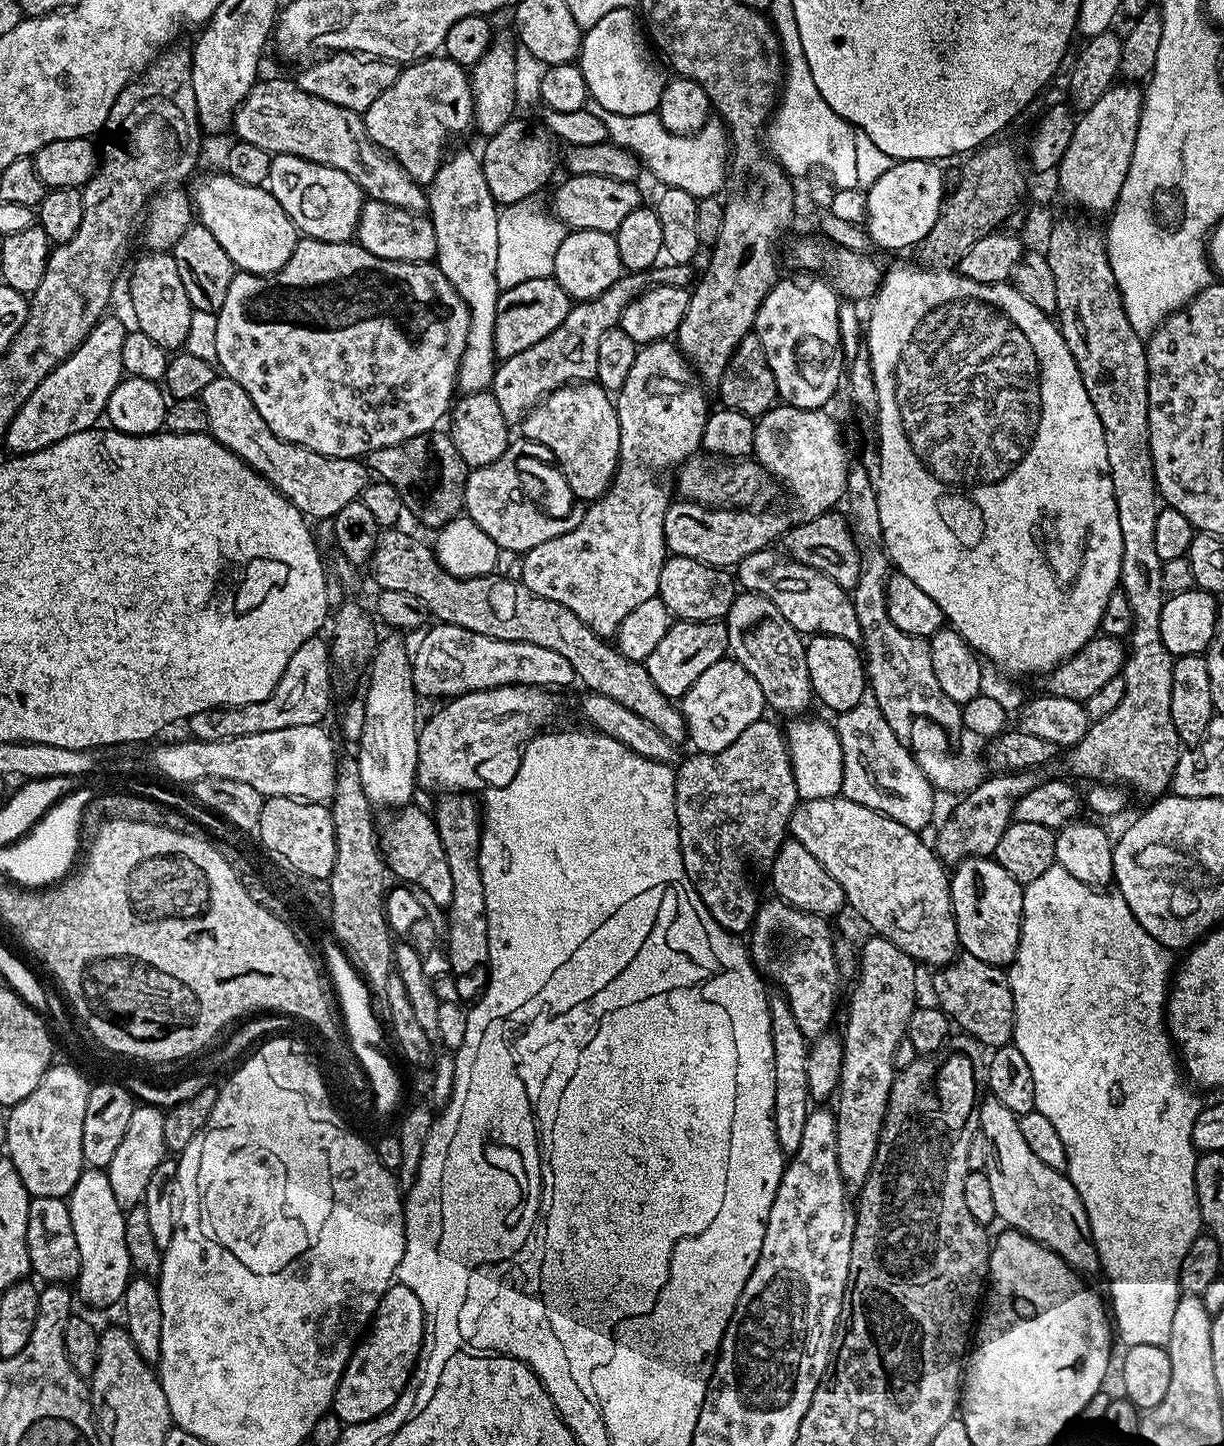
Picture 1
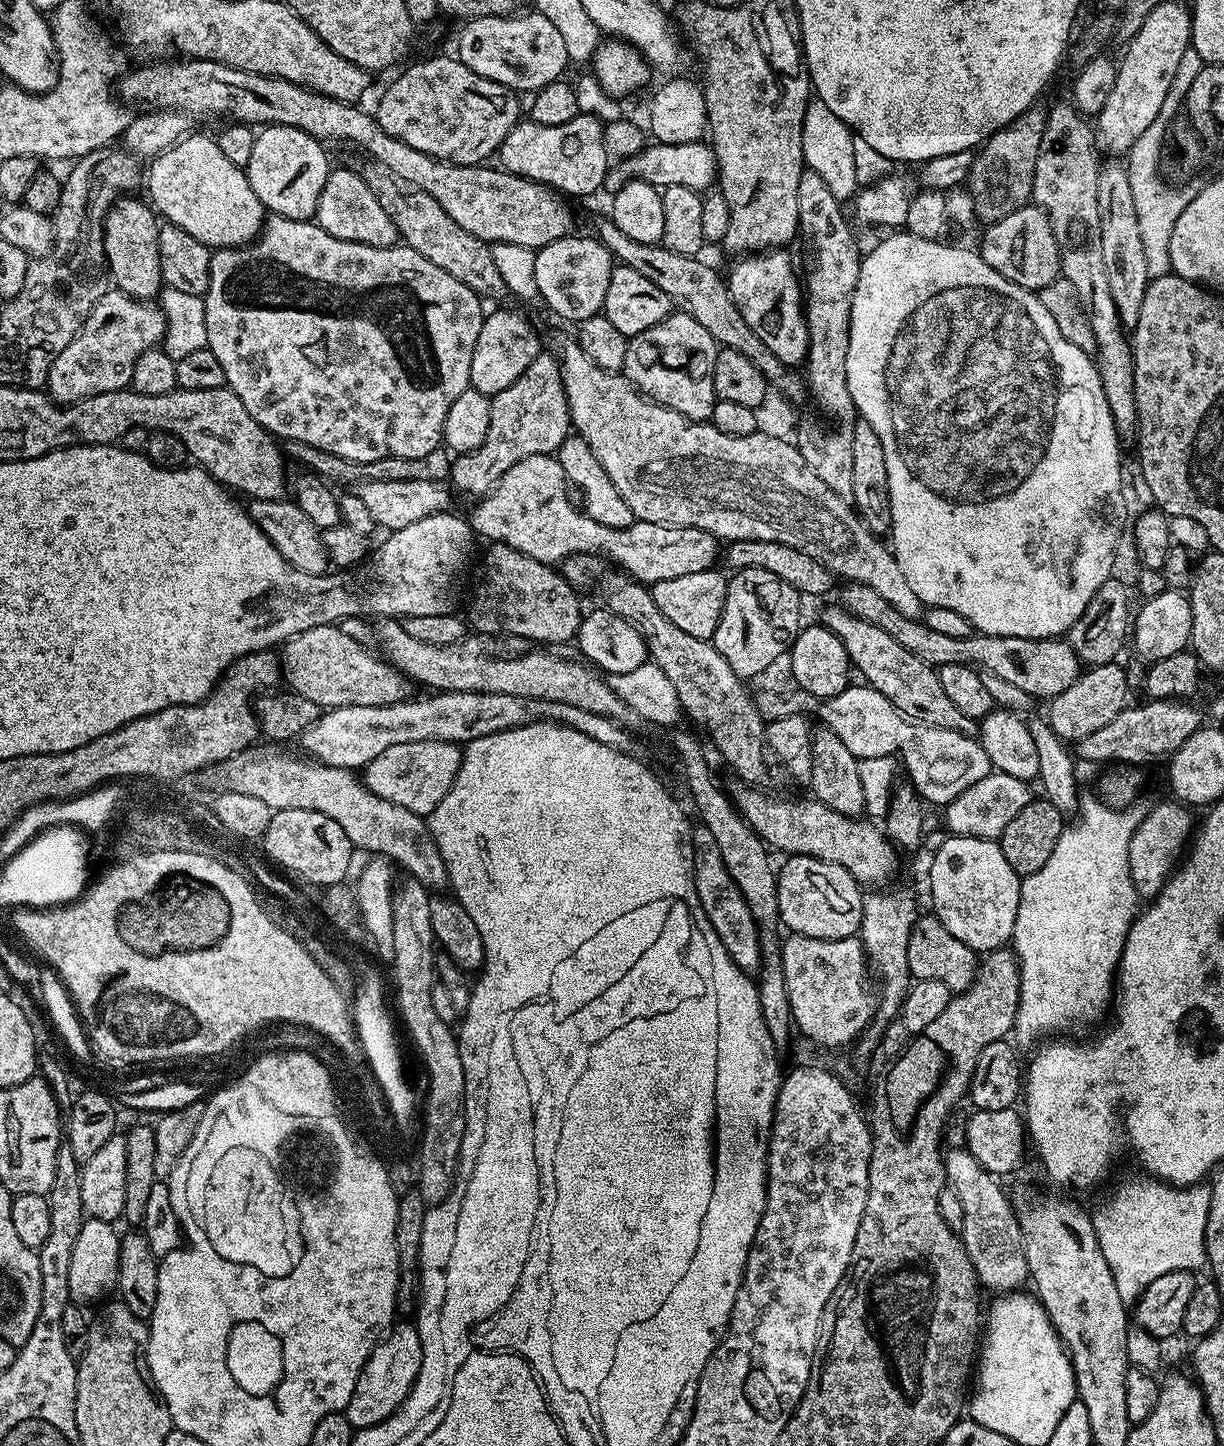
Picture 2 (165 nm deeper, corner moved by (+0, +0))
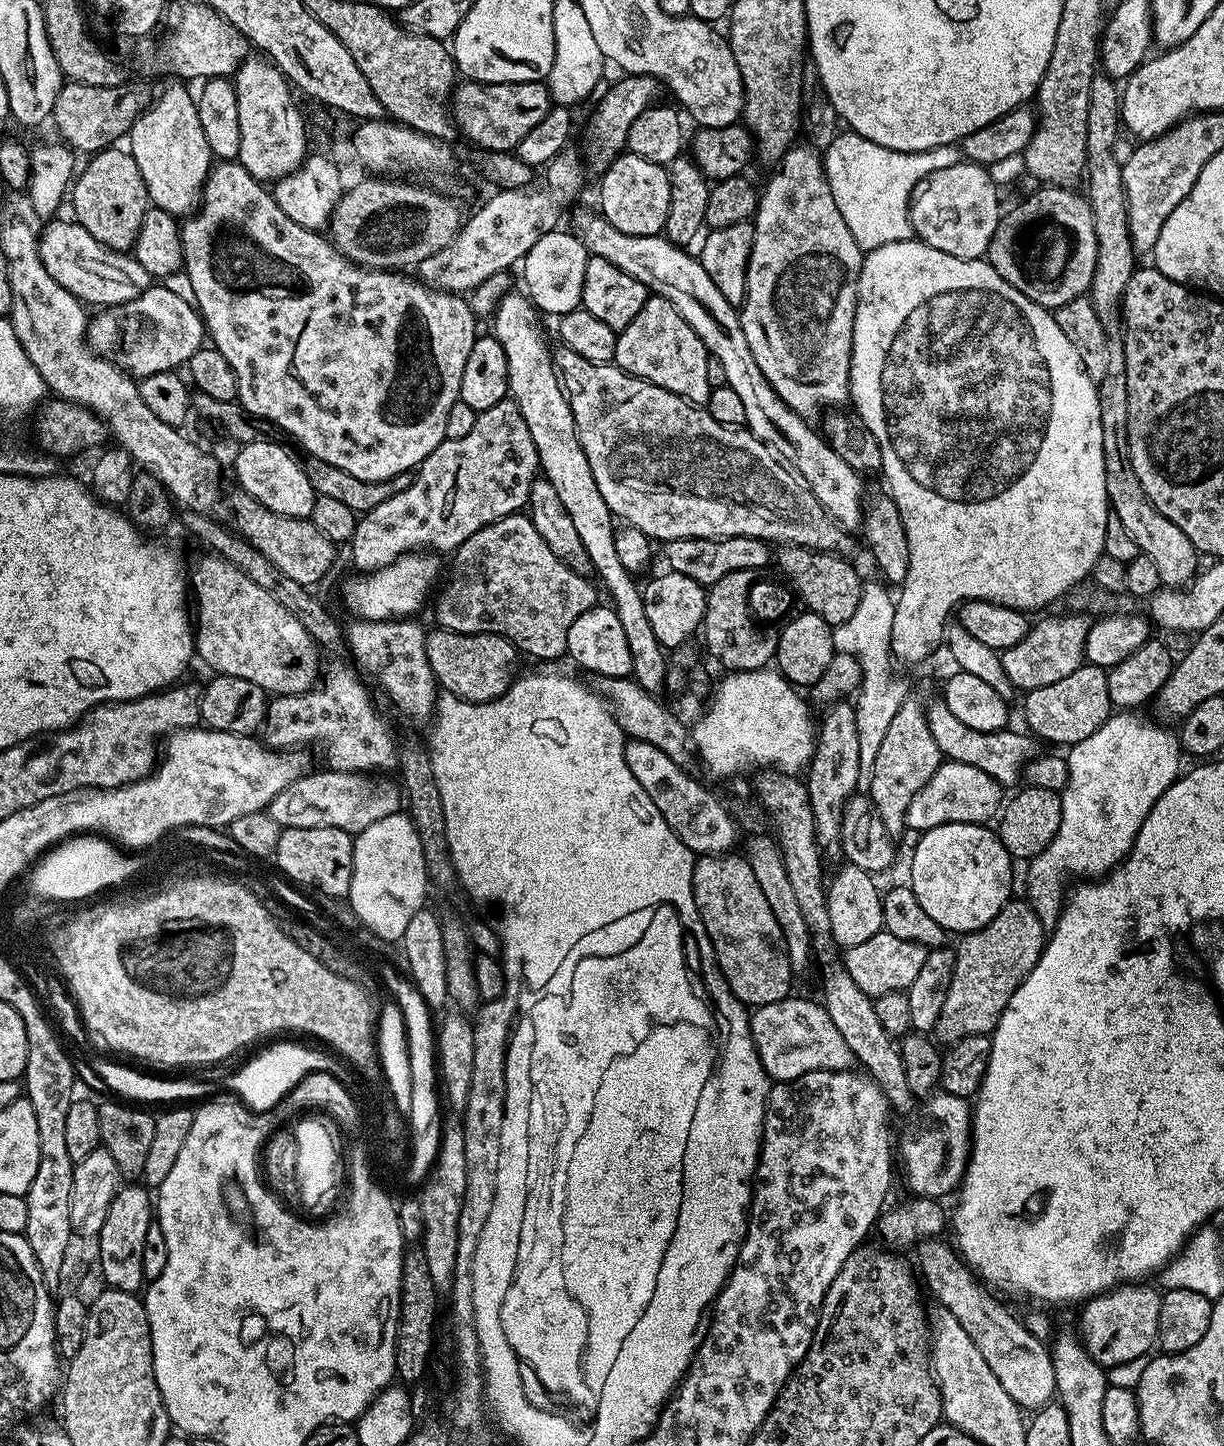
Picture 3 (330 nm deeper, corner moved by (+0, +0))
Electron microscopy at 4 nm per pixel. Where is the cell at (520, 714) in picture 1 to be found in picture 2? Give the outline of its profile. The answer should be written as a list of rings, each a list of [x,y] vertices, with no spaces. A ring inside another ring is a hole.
[[[446,740],[402,742],[402,746],[390,746],[388,752],[378,754],[378,758],[368,764],[362,779],[374,795],[427,818],[447,794],[448,785],[460,768],[461,755],[461,749]]]

